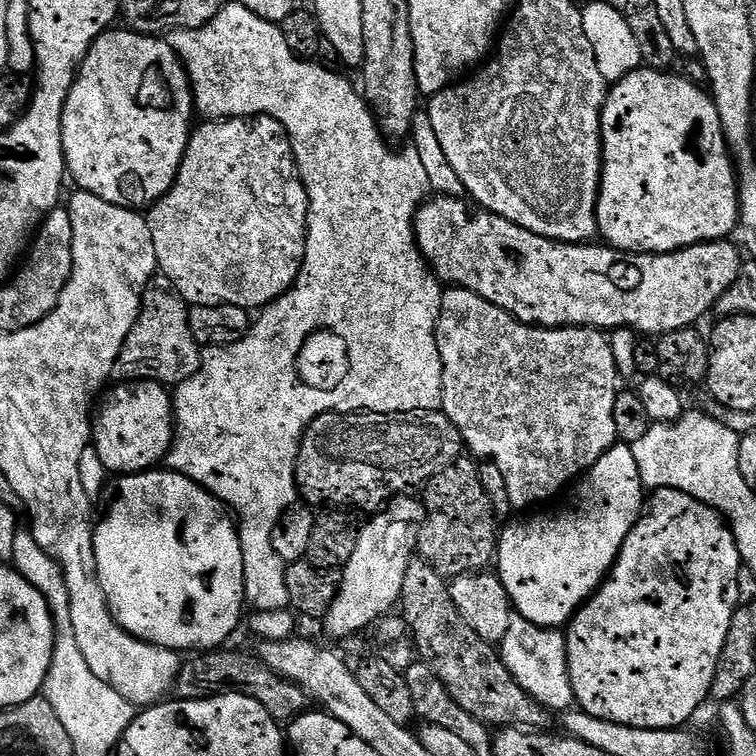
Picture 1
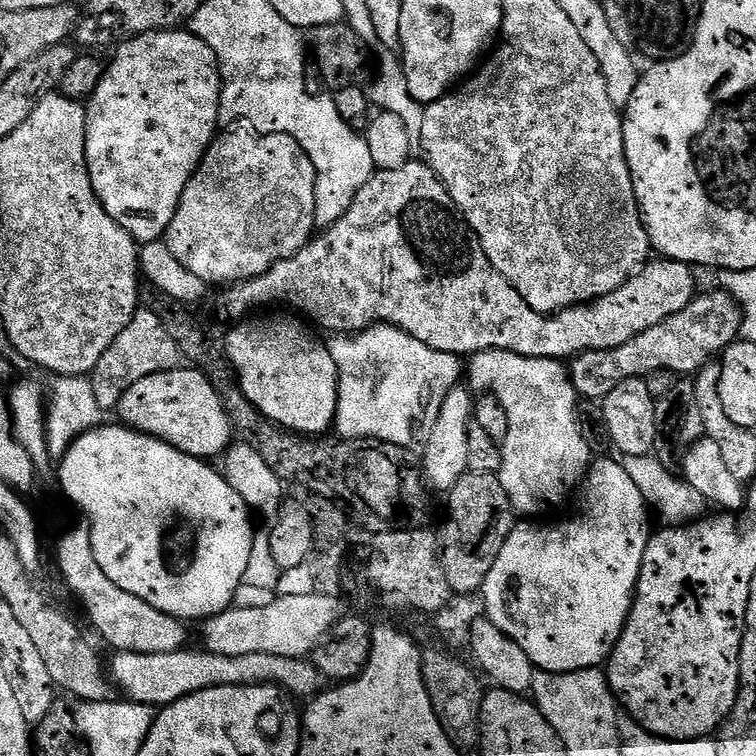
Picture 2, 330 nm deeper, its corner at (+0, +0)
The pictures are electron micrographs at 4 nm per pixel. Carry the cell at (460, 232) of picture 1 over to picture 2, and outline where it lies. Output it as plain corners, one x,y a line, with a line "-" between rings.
409,162
399,167
398,170
377,171
370,178
370,182
366,182
366,186
362,186
358,190
354,202
342,214
342,218
338,218
338,222
334,222
328,228
323,229
315,238
309,240
302,250
298,250
290,258
278,262
273,268
266,270
266,274
258,274
249,280
241,280
239,284
227,285
221,291
224,292
220,296
221,314
226,319
232,320
228,322
240,322
253,315
252,308
268,308
271,304
276,304
281,300
282,303
297,308
302,315
316,320
317,325
315,324
315,327
317,329
325,328
328,334
364,332
367,328
372,328
379,322
381,324
393,324
406,334
418,338
418,342
426,342
426,346
430,346
430,350
442,350
446,354
454,354
461,358
471,358
475,352
485,352
486,350
510,350
514,354
564,362
571,357
581,356
583,352
590,350
610,350
618,346
626,346
626,342
630,342
630,338
638,338
638,334
642,334
642,330
650,330
650,326
658,326
658,322
670,318
670,314
678,314
678,310
685,308
692,301
692,297
697,295
698,287
696,288
696,276
692,273
695,272
693,265
683,264
677,260
656,258
645,264
635,276
627,280
618,290
614,290
590,304
578,304
574,308
567,308
555,314
536,312
524,301
522,294
518,294
518,290
514,290
514,286
510,286
510,282
506,282
506,278
502,278
502,274
498,274
498,270
494,270
490,258
486,258
486,254
482,250
480,240
472,233
472,227
464,219
456,203
452,201
448,187
436,177
435,170
428,167
427,163
419,163

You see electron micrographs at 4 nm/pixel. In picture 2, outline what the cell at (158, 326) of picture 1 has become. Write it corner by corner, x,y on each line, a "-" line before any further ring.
137,310
130,326
110,342
110,350
98,358
98,366
90,373
90,379
94,388
94,395
98,400
98,406
104,410
116,410
120,407
122,394
134,382
146,378
150,374
169,372
181,367
182,357
178,346
174,346
174,338
166,334
166,326
158,318
158,314
147,310

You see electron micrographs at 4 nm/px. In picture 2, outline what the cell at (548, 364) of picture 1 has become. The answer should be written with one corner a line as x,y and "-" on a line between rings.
510,350
475,352
466,364
466,384
473,393
496,396
498,402
502,402
502,410
506,410
508,433
502,445
504,461
498,475
517,514
524,518
540,518
536,516
558,507
572,491
573,495
581,487
594,453
586,438
582,438
576,388
569,369
561,361
523,356

